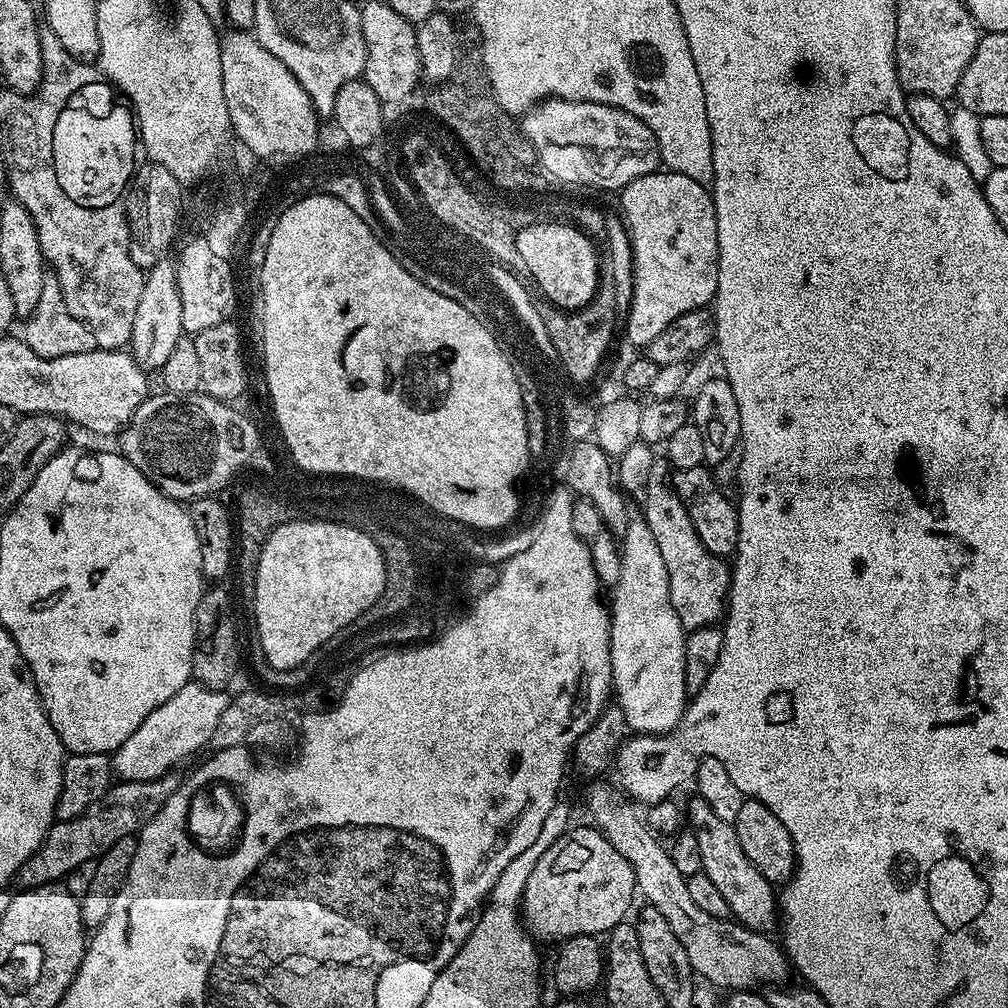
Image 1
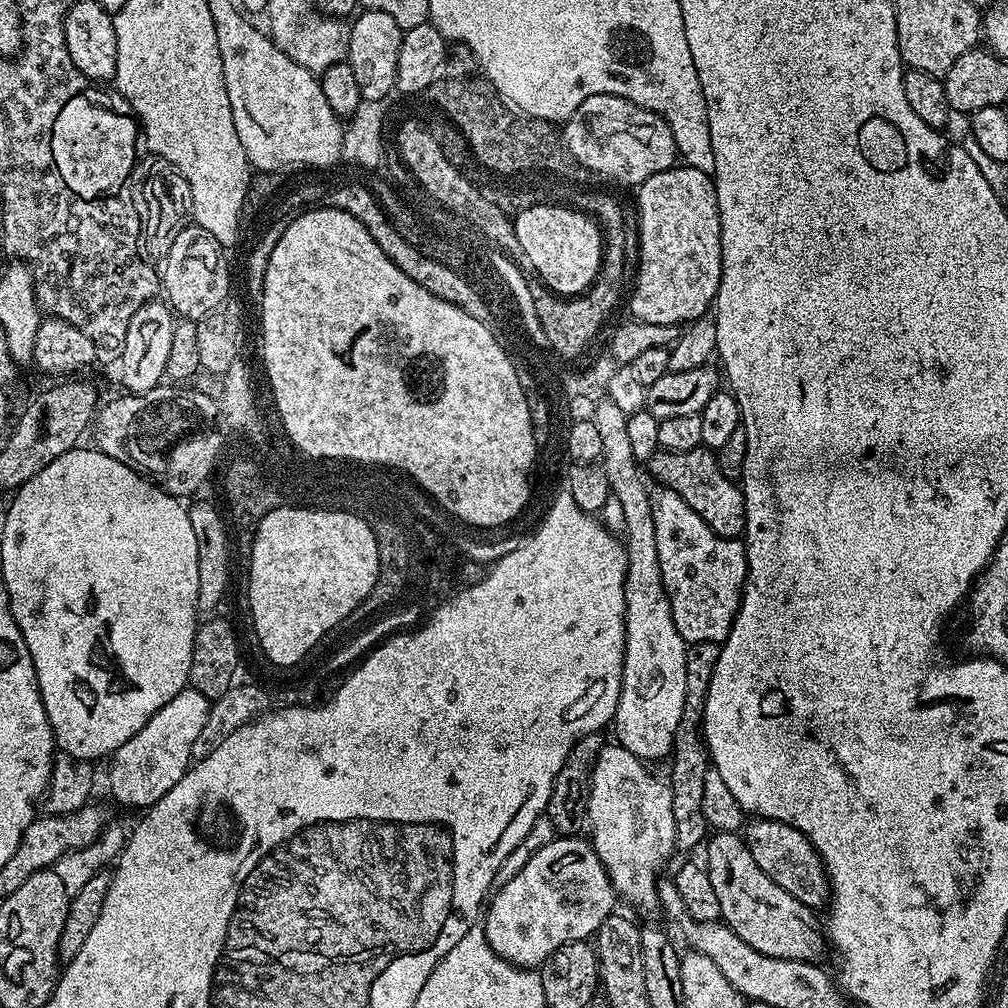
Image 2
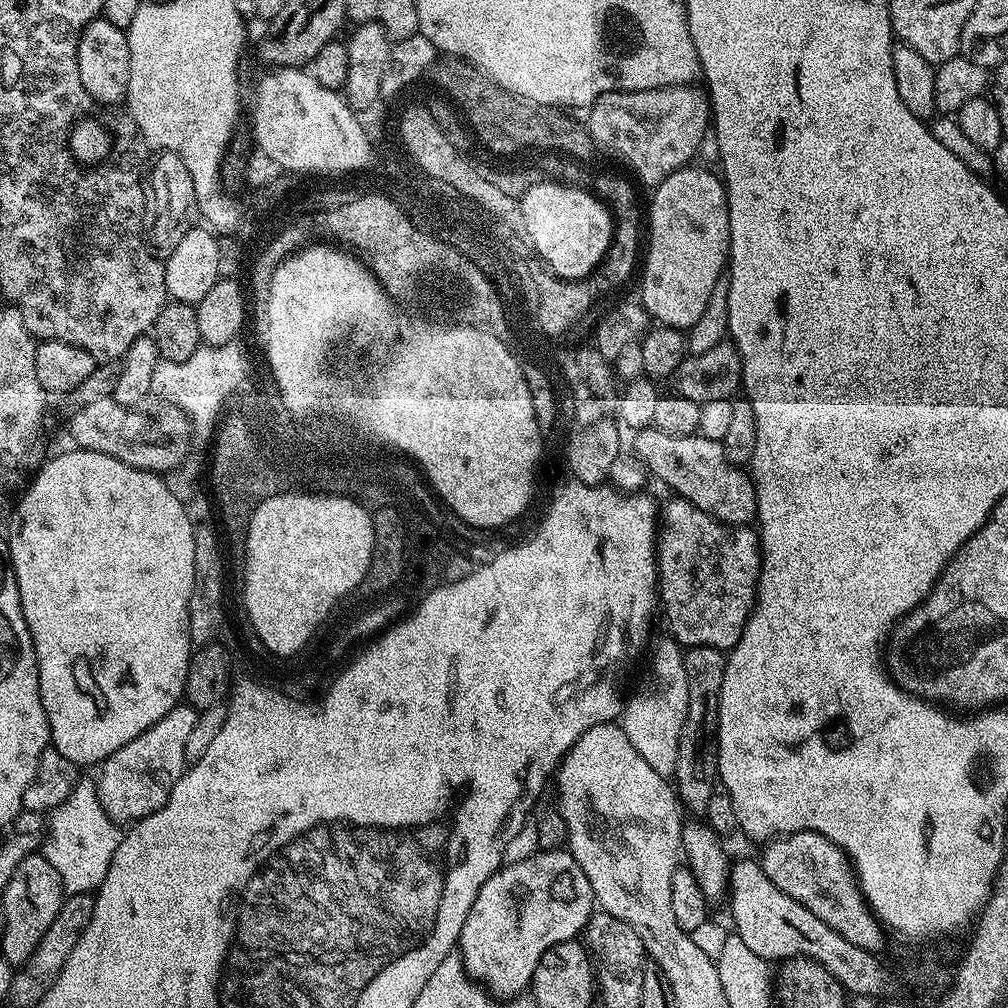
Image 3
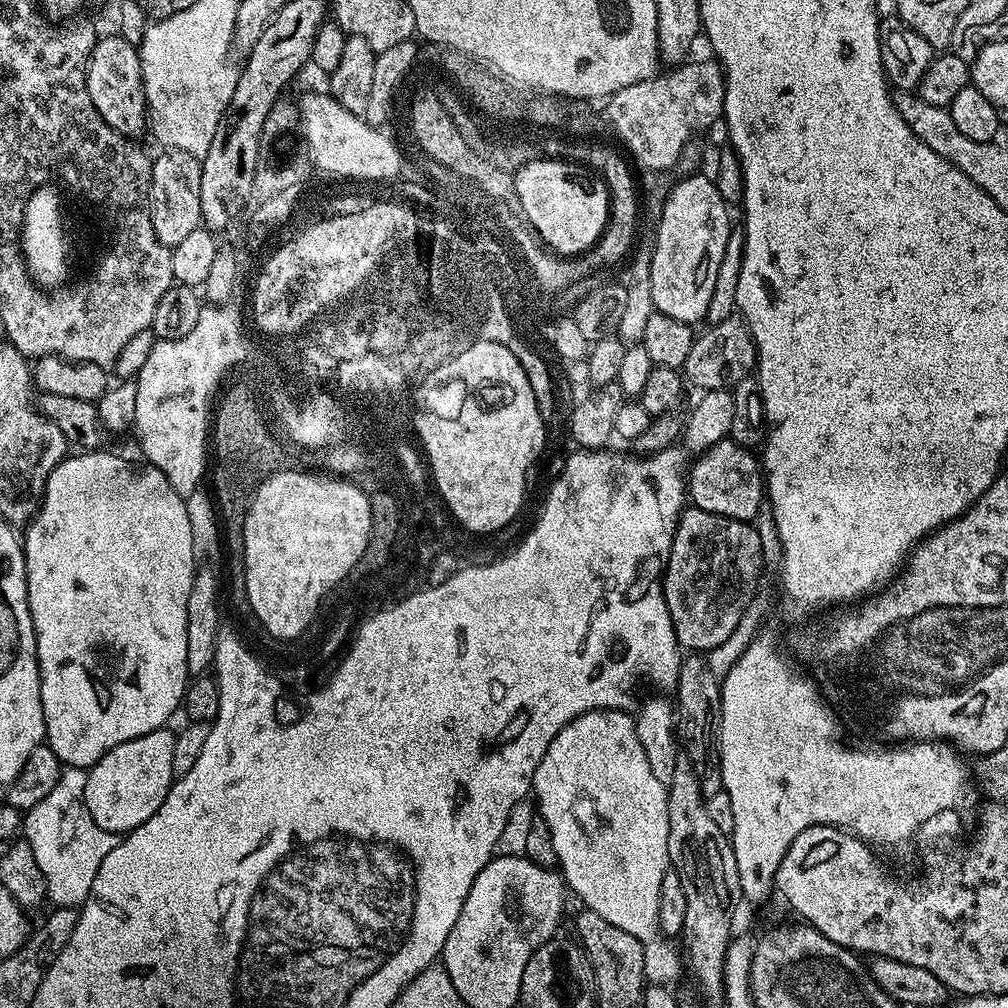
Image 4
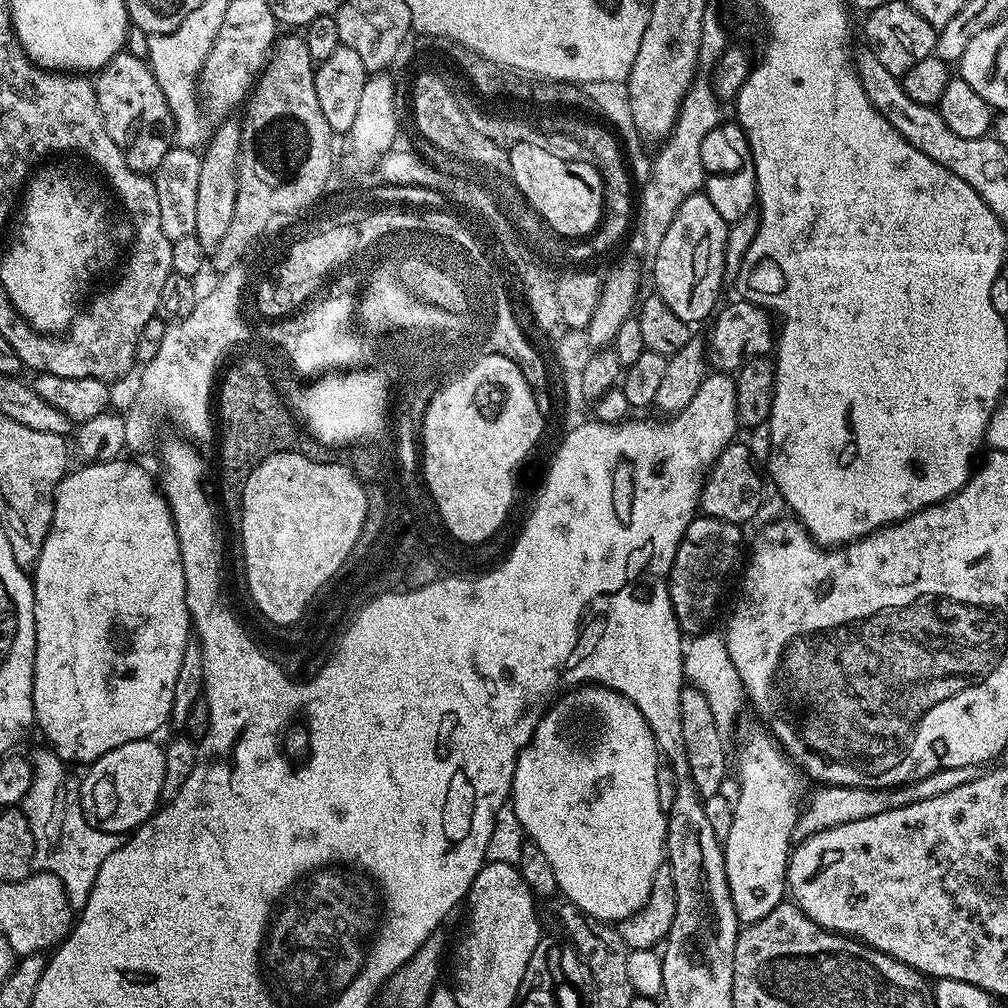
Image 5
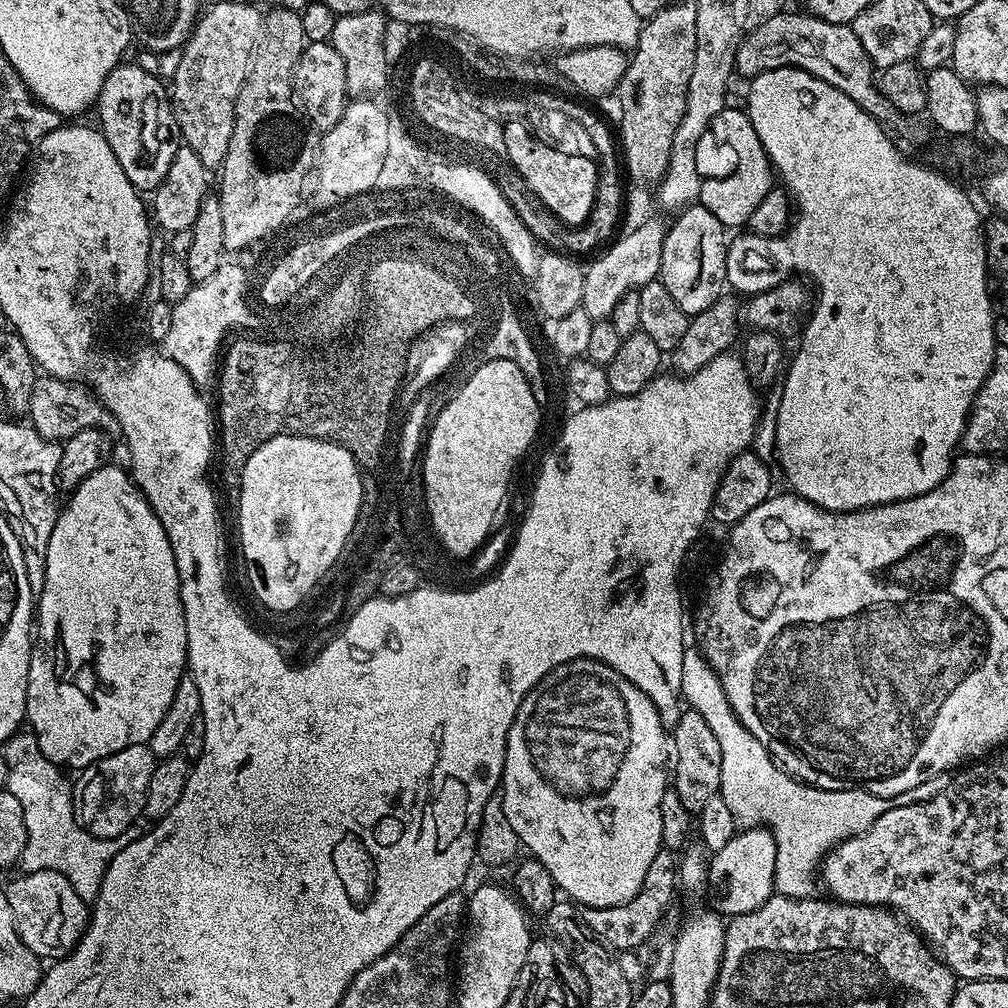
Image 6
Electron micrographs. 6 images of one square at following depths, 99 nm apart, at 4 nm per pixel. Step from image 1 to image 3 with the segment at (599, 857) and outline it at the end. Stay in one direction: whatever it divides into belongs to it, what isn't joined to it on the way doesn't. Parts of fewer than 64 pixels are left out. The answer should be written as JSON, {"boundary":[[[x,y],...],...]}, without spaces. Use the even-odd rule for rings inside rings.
{"boundary":[[[541,850],[522,862],[504,864],[490,878],[486,878],[482,890],[478,890],[478,898],[474,898],[474,906],[470,906],[470,914],[466,914],[466,922],[462,922],[458,955],[463,960],[464,968],[468,971],[471,980],[475,980],[477,984],[483,986],[491,995],[497,998],[515,998],[529,991],[534,970],[538,966],[542,954],[546,954],[548,948],[560,944],[563,940],[577,939],[583,933],[584,927],[586,927],[589,918],[592,916],[595,904],[596,899],[590,890],[590,878],[586,878],[582,866],[578,866],[578,862],[573,858],[571,852],[567,850]]]}

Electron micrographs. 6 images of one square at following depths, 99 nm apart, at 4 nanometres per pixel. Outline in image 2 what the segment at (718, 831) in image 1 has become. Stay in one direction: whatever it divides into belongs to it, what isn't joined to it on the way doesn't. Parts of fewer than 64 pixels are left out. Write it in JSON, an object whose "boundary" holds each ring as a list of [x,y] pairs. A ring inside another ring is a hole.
{"boundary":[[[716,832],[709,837],[704,850],[704,862],[710,874],[710,882],[717,893],[721,921],[734,930],[742,942],[746,942],[748,946],[766,954],[767,957],[790,958],[792,961],[812,963],[819,963],[822,960],[825,950],[828,950],[828,942],[823,925],[821,921],[819,924],[816,918],[817,913],[804,903],[798,902],[792,894],[787,894],[782,886],[778,886],[768,874],[759,869],[741,835],[733,832]]]}

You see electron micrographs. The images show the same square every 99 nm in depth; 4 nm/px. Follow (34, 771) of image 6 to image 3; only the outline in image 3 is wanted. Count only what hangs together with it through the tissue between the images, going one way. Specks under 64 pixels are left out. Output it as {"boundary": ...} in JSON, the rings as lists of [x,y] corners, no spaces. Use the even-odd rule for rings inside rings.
{"boundary":[[[81,778],[70,798],[66,798],[66,802],[58,805],[47,817],[42,854],[50,866],[58,870],[58,878],[62,878],[65,893],[95,893],[102,878],[106,878],[106,870],[110,870],[110,862],[114,858],[114,850],[118,850],[121,835],[121,825],[104,812],[96,793],[96,780]]]}

